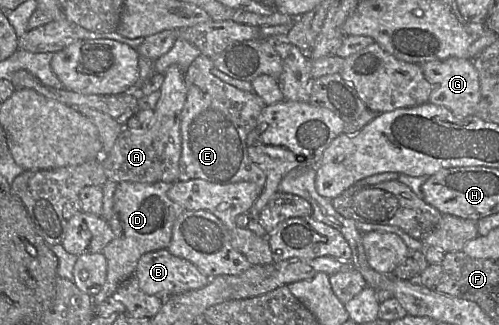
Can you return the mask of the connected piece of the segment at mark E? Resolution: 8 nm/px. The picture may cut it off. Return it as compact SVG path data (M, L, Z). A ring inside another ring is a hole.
M200 54L185 72L187 96L181 119L182 153L179 181L204 179L227 184L253 182L264 188L266 173L249 157L247 136L266 103L257 94L240 90L211 73L213 60Z

